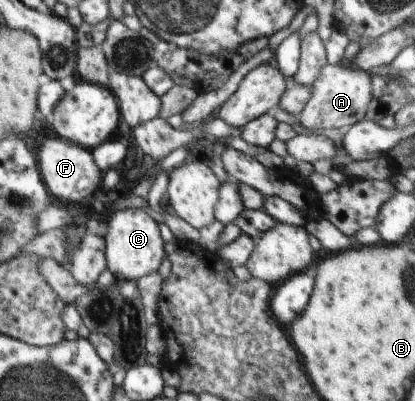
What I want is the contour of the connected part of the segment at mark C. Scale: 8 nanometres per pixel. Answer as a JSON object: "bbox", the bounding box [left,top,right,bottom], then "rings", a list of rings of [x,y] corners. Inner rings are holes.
{"bbox":[105,208,165,282],"rings":[[[140,208],[116,210],[108,221],[105,239],[107,268],[117,281],[136,282],[151,273],[158,272],[165,256],[165,243],[162,240],[158,223]]]}

